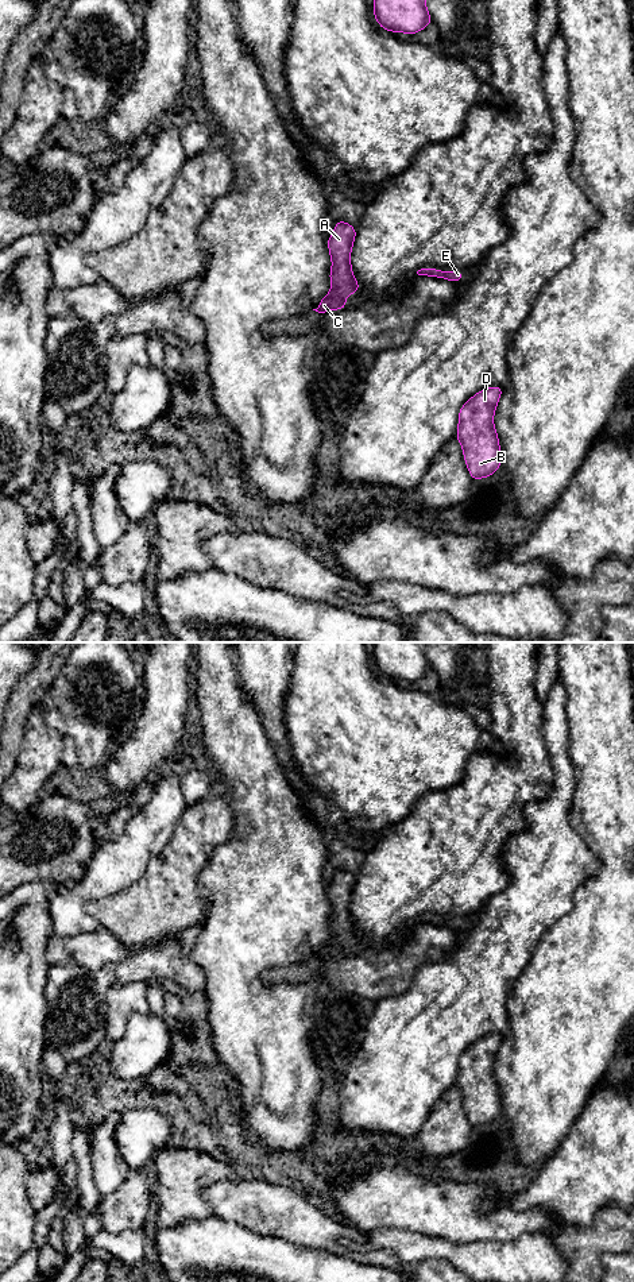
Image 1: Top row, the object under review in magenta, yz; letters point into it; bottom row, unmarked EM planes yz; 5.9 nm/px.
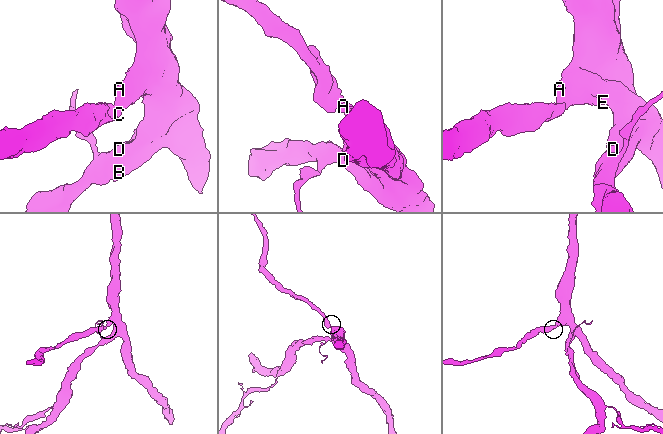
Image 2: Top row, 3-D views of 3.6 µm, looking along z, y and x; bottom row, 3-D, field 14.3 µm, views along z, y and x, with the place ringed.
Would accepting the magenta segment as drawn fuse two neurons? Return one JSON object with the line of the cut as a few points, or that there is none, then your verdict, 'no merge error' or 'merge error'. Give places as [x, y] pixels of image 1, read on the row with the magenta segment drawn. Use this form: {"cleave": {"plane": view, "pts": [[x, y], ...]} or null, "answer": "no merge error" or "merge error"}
{"cleave": null, "answer": "no merge error"}

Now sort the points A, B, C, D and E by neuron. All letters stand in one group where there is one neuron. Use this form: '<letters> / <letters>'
A B C D E

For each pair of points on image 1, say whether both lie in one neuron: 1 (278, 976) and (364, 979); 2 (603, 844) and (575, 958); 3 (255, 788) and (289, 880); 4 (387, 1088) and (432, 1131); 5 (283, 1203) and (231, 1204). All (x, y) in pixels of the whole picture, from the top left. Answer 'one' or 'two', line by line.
1: one
2: one
3: one
4: two
5: one

